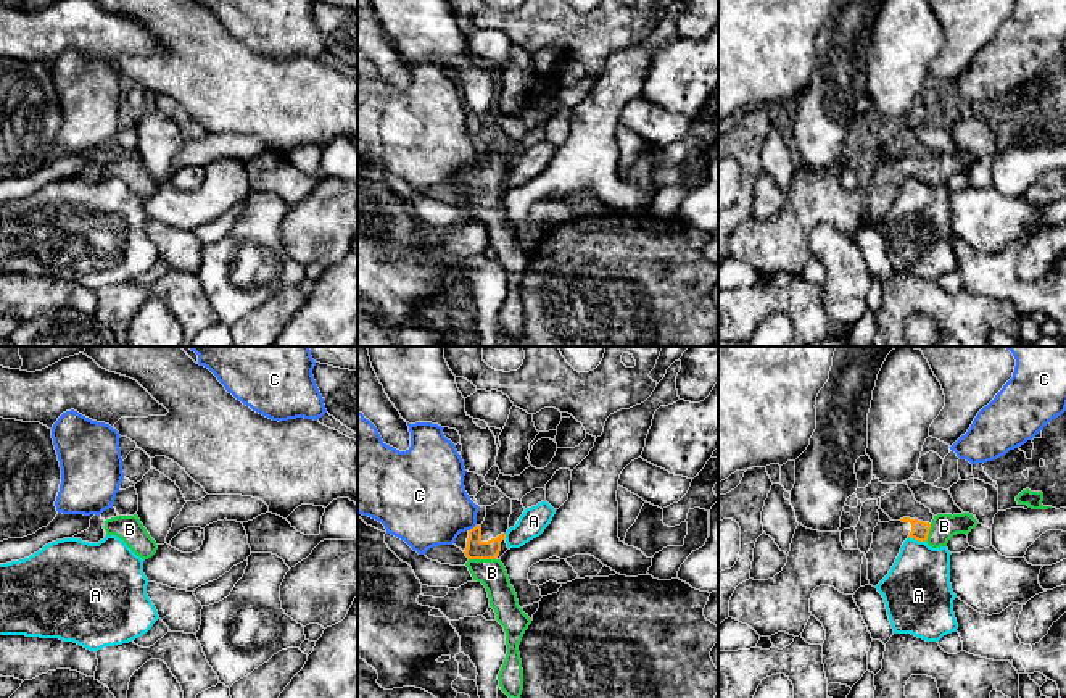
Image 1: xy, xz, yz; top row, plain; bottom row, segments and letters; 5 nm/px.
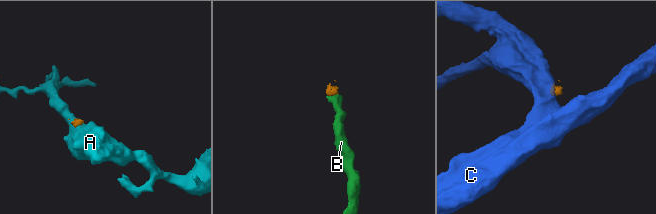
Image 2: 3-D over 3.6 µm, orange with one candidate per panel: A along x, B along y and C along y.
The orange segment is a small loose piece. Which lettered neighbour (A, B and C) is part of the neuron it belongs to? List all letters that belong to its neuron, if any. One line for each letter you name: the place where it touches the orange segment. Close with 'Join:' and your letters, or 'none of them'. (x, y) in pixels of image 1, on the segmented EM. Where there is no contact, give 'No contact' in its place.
B: Touches orange at xz (482, 558)
Join: B

